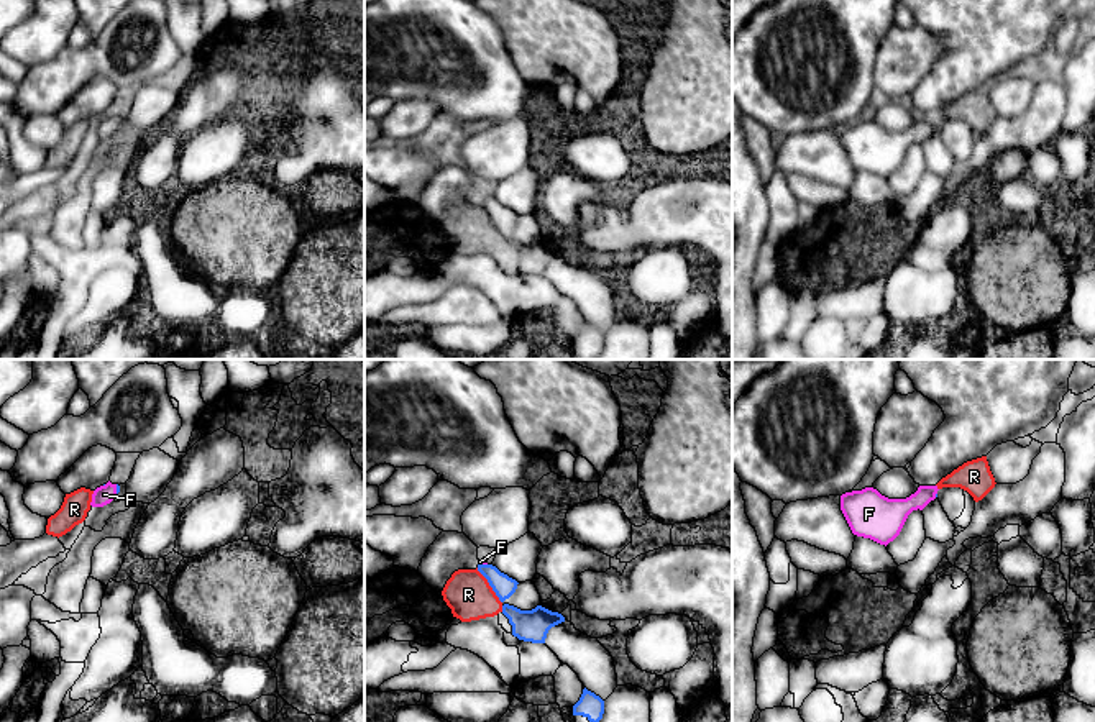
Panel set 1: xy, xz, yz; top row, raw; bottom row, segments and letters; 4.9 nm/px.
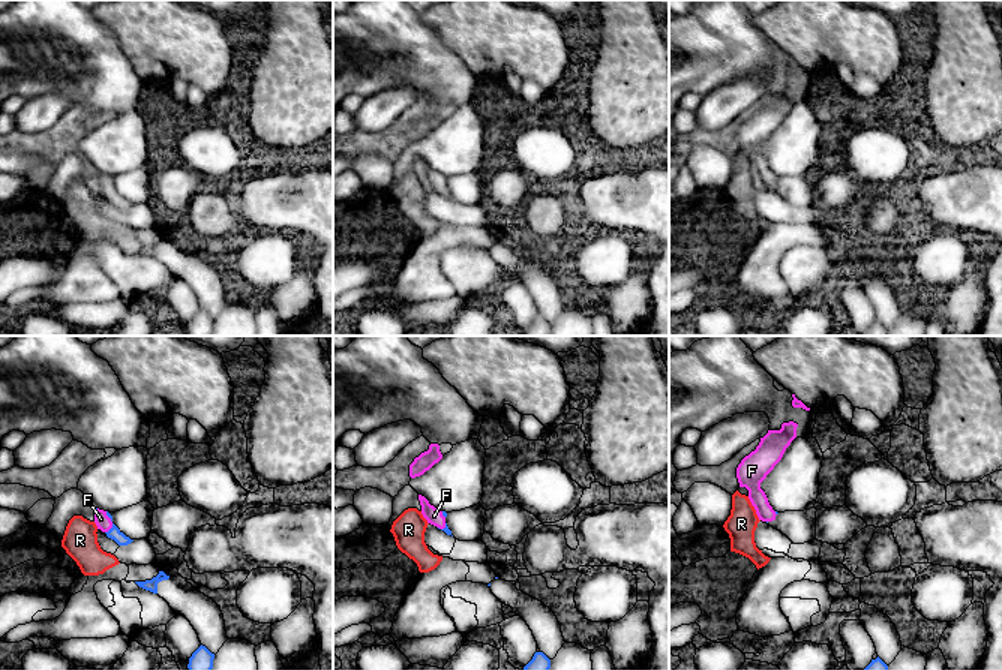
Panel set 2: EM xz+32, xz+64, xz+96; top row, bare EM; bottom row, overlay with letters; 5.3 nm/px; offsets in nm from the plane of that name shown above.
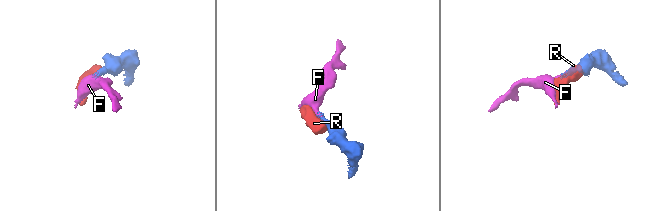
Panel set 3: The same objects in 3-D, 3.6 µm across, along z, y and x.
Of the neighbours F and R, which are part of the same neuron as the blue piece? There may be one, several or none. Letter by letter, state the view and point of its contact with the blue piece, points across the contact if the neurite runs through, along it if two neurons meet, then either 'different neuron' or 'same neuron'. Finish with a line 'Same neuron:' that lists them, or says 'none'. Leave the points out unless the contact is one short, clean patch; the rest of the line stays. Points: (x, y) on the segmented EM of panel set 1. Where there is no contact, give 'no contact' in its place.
F: xy (117, 491) | across xy (117, 484), (117, 491), (104, 494) | same neuron
R: xz (490, 584) | along xz (476, 568), (501, 603) | different neuron
Same neuron: F

